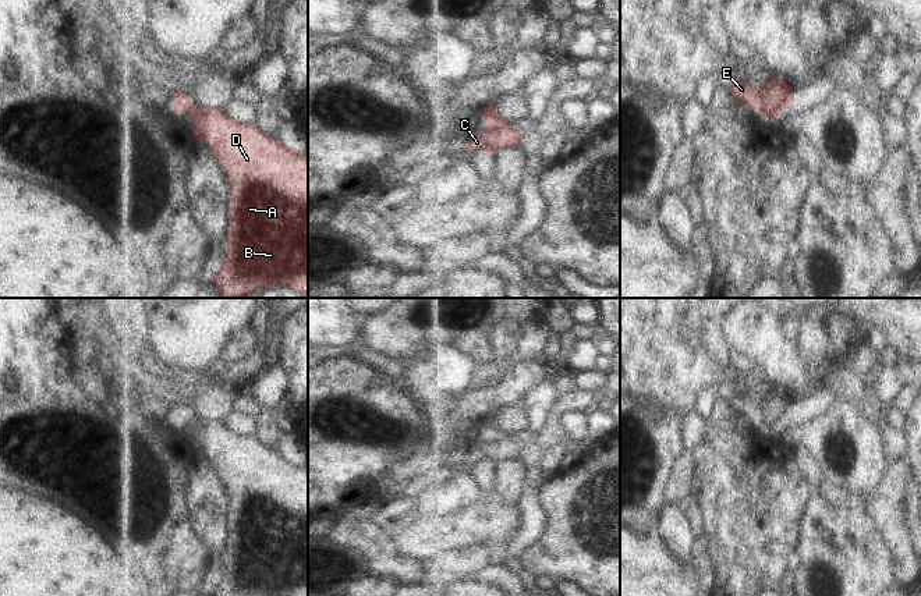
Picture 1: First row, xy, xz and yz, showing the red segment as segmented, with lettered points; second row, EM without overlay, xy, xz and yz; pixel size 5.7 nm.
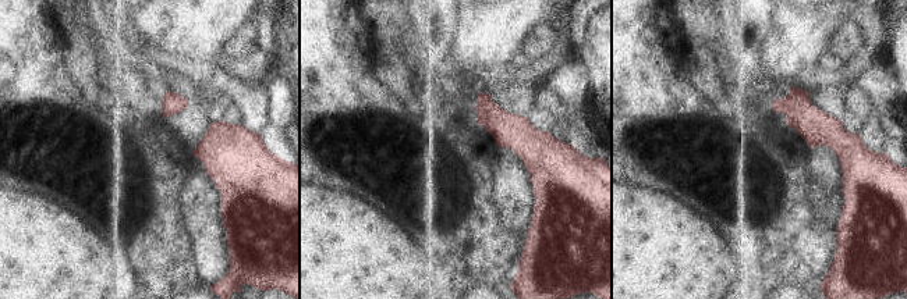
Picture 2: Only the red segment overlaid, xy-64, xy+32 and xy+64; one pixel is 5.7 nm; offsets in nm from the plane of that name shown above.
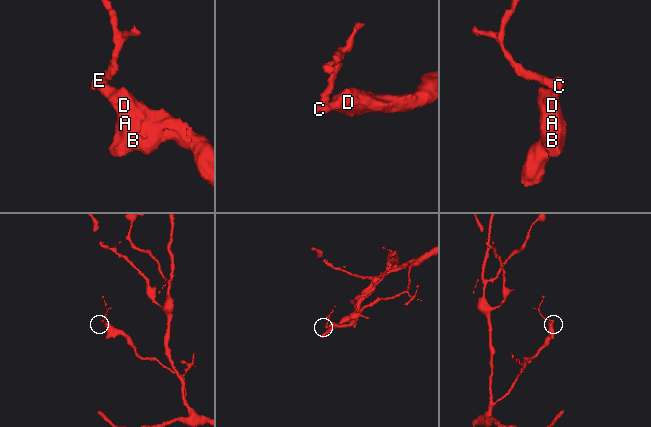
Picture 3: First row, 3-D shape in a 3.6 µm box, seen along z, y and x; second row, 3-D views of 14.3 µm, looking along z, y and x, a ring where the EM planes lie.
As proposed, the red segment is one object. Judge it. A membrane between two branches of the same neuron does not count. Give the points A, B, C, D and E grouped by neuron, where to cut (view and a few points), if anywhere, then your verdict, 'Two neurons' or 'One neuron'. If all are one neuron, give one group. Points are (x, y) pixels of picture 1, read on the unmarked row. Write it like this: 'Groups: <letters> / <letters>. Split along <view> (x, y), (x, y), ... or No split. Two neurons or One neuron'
Groups: A B C D / E. Split along yz (758, 400), (758, 418), (761, 424). Two neurons.

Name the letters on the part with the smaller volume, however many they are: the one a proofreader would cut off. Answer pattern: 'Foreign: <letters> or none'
Foreign: E

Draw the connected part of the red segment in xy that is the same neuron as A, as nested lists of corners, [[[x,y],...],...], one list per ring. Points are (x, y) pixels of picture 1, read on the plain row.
[[[178,401],[174,407],[174,415],[181,419],[180,425],[189,425],[192,428],[191,440],[196,451],[209,457],[216,473],[224,480],[231,499],[230,533],[224,560],[226,570],[219,583],[210,586],[210,592],[213,596],[308,596],[308,469],[300,461],[283,457],[274,448],[265,446],[255,434],[238,434],[224,421],[205,421],[192,414],[187,416],[185,412],[185,407]]]

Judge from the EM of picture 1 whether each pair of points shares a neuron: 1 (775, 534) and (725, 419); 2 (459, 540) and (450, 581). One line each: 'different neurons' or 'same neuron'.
1: same neuron
2: different neurons

